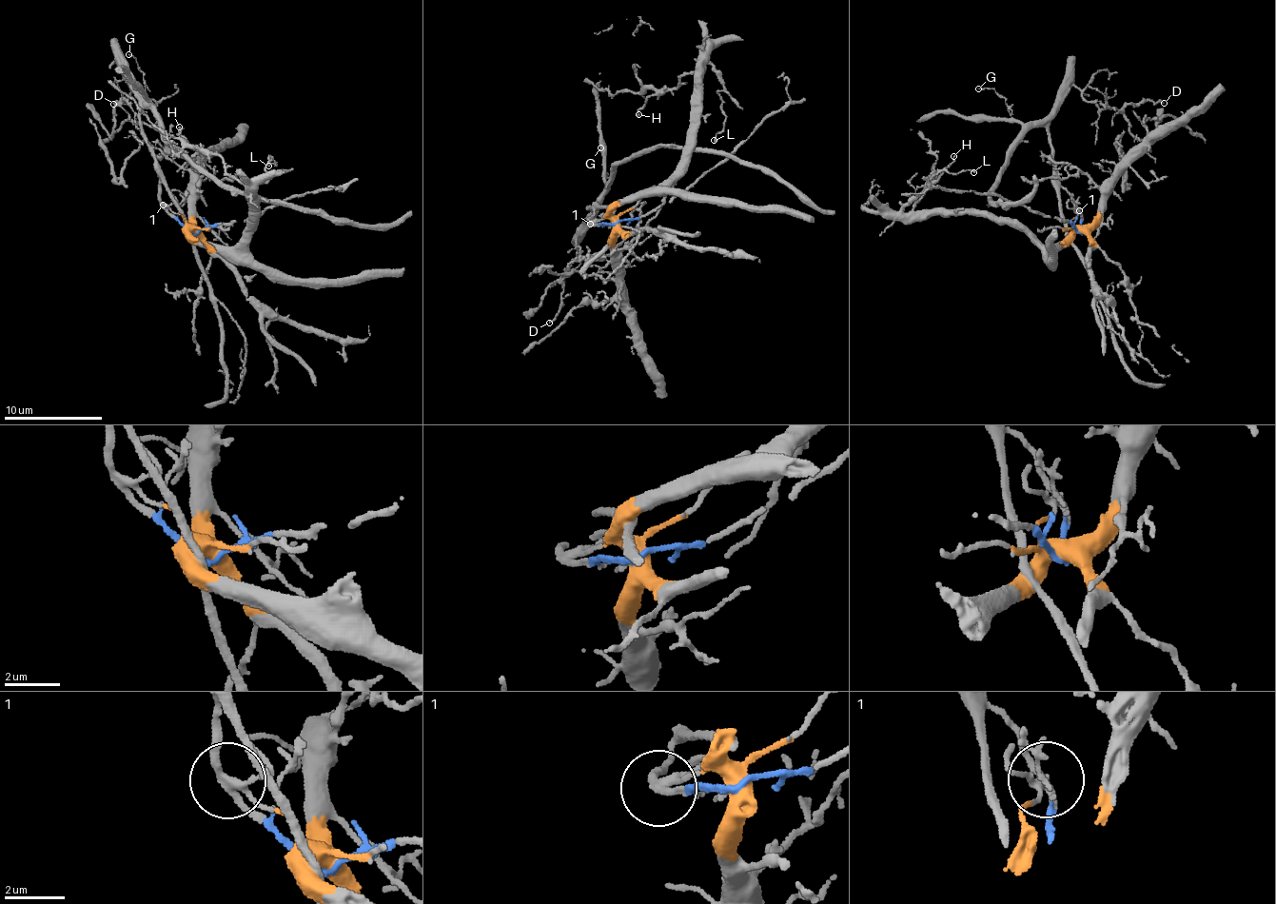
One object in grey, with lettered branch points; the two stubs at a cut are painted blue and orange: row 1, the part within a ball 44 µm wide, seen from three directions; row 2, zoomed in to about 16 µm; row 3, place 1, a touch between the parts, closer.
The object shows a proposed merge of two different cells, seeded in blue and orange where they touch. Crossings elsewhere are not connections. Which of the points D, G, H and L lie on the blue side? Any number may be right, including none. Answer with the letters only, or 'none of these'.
D, G

